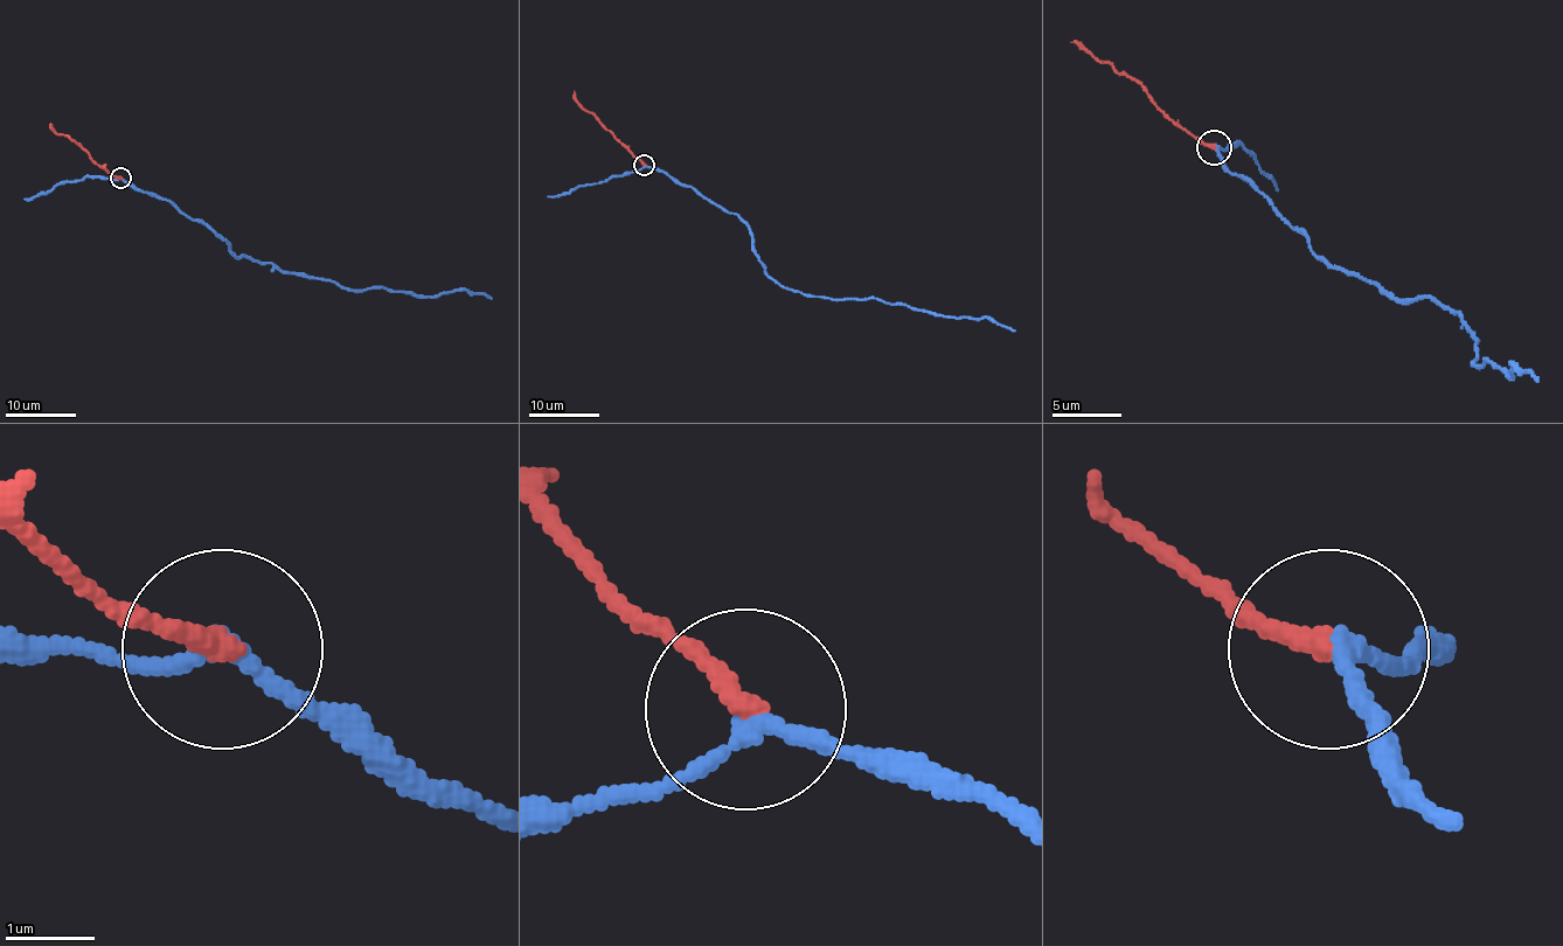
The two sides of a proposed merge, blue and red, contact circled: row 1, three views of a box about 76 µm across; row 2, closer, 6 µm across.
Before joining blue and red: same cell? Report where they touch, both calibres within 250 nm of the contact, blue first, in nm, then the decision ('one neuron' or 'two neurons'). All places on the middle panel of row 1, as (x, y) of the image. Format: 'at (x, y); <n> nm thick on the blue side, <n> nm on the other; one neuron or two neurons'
at (644, 165); 180 nm thick on the blue side, 260 nm on the other; one neuron

